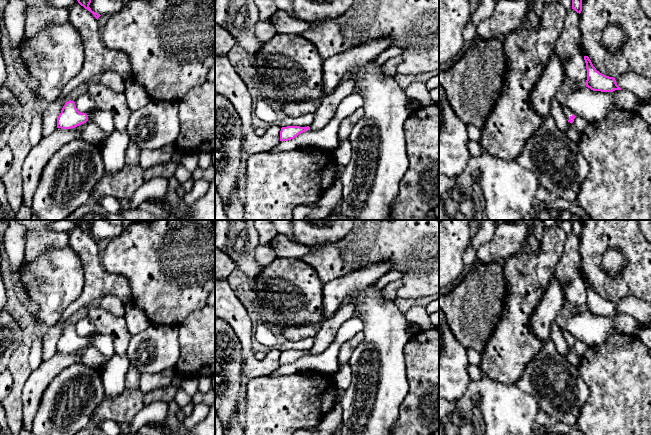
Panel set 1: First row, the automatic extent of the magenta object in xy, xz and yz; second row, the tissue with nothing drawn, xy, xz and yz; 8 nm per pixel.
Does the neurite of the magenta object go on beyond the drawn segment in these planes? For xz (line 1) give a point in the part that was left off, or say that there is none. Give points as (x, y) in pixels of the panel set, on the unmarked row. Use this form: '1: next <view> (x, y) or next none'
1: next none

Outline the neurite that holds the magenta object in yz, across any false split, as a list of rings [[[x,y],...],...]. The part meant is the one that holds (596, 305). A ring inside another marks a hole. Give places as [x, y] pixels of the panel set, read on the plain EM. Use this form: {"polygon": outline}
{"polygon": [[[584,280],[584,284],[587,293],[586,311],[593,315],[601,316],[621,314],[621,312],[617,309],[615,302],[606,300],[597,295],[588,280]]]}

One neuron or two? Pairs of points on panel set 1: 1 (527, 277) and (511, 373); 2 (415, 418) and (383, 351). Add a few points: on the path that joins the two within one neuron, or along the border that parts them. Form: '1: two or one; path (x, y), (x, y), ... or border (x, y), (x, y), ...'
1: one; path (521, 301), (515, 317), (511, 349)
2: two; border (407, 374), (408, 393), (400, 405), (397, 419)

